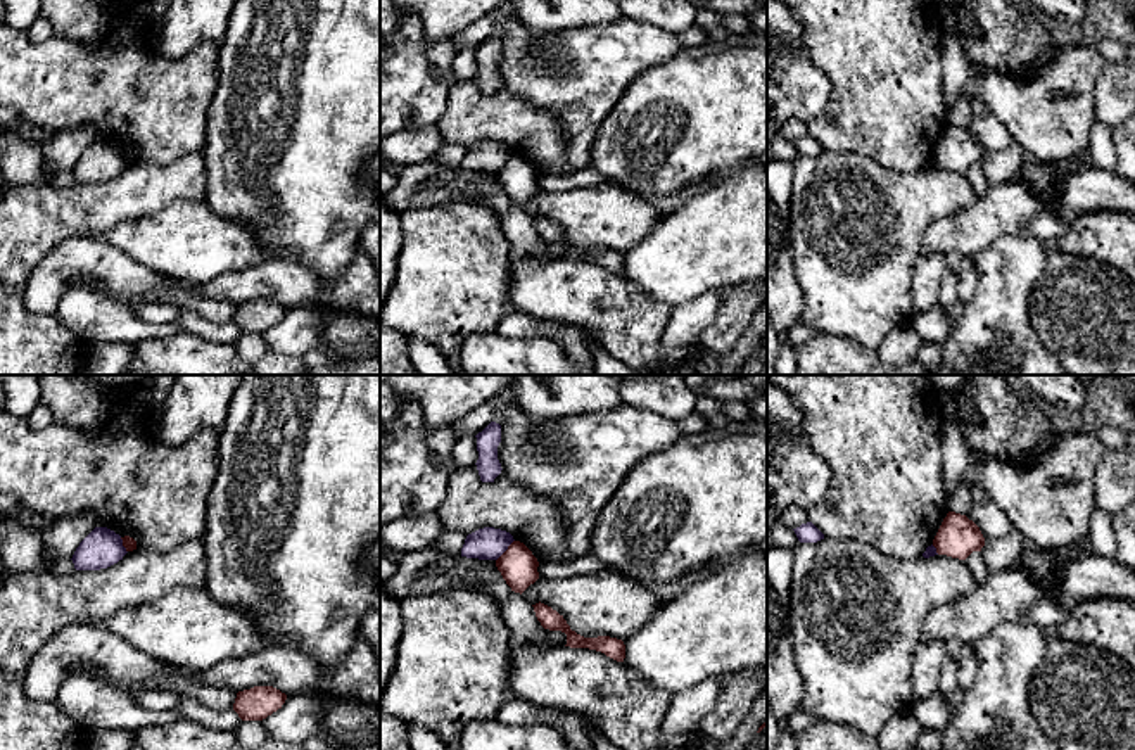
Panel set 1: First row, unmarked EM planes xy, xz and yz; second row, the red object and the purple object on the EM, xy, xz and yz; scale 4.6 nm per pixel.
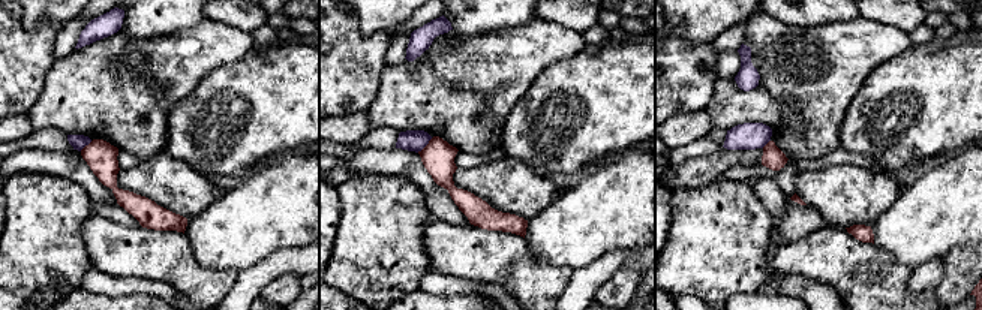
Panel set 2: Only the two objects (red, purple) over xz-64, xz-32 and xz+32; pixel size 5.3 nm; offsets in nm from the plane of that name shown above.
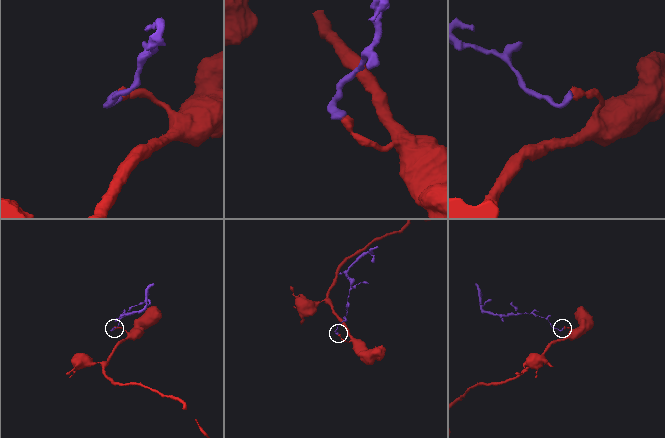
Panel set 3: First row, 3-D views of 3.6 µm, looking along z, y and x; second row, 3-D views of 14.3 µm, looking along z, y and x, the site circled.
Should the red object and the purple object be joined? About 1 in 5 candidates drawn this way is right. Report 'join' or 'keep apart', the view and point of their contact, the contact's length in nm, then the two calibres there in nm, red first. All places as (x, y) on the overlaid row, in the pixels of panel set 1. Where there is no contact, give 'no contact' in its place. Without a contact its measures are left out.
keep apart | xz (507, 550) | 130 nm | 180/150 nm

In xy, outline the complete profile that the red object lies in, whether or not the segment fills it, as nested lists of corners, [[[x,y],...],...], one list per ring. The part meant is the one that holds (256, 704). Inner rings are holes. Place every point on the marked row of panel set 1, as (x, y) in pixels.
[[[254,686],[237,693],[233,710],[242,721],[263,721],[285,703],[287,695],[273,686]]]

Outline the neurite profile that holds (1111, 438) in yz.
[[[1102,425],[1102,427],[1078,427],[1075,432],[1087,432],[1094,434],[1099,437],[1099,441],[1107,448],[1107,449],[1119,449],[1123,446],[1128,446],[1128,434],[1111,427],[1111,425]]]

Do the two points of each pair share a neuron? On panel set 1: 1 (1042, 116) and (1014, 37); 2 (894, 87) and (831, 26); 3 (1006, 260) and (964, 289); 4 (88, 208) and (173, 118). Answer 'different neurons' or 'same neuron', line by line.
1: different neurons
2: same neuron
3: different neurons
4: different neurons

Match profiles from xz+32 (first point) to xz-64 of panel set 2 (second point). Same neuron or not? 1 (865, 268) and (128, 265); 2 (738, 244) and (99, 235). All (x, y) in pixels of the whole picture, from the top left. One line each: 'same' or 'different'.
1: same
2: different

